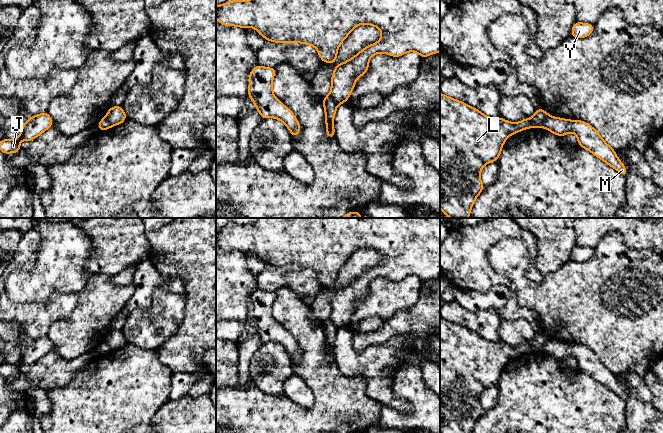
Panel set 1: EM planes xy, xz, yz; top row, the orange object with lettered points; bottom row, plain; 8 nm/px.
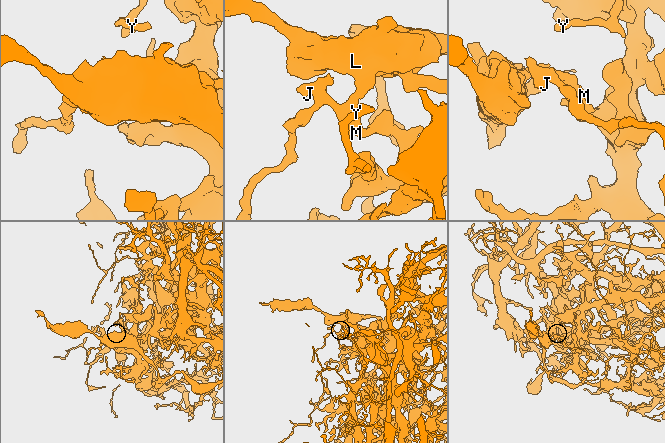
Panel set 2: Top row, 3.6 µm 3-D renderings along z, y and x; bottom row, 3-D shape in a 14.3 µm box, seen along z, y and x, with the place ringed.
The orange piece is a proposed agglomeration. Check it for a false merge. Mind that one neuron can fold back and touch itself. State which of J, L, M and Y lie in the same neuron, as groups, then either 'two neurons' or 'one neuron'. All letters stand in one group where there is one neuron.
J M Y / L; two neurons

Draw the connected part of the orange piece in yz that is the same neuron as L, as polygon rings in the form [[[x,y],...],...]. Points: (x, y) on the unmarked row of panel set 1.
[[[440,316],[440,432],[472,433],[477,420],[485,412],[480,403],[481,393],[490,386],[498,386],[503,368],[510,359],[541,351],[548,341],[545,334],[538,332],[531,343],[511,347],[503,342],[488,341]]]

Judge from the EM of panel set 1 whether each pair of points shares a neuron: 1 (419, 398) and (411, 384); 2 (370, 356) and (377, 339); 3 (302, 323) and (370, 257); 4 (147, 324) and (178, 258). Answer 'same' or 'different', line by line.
1: same
2: different
3: different
4: different

